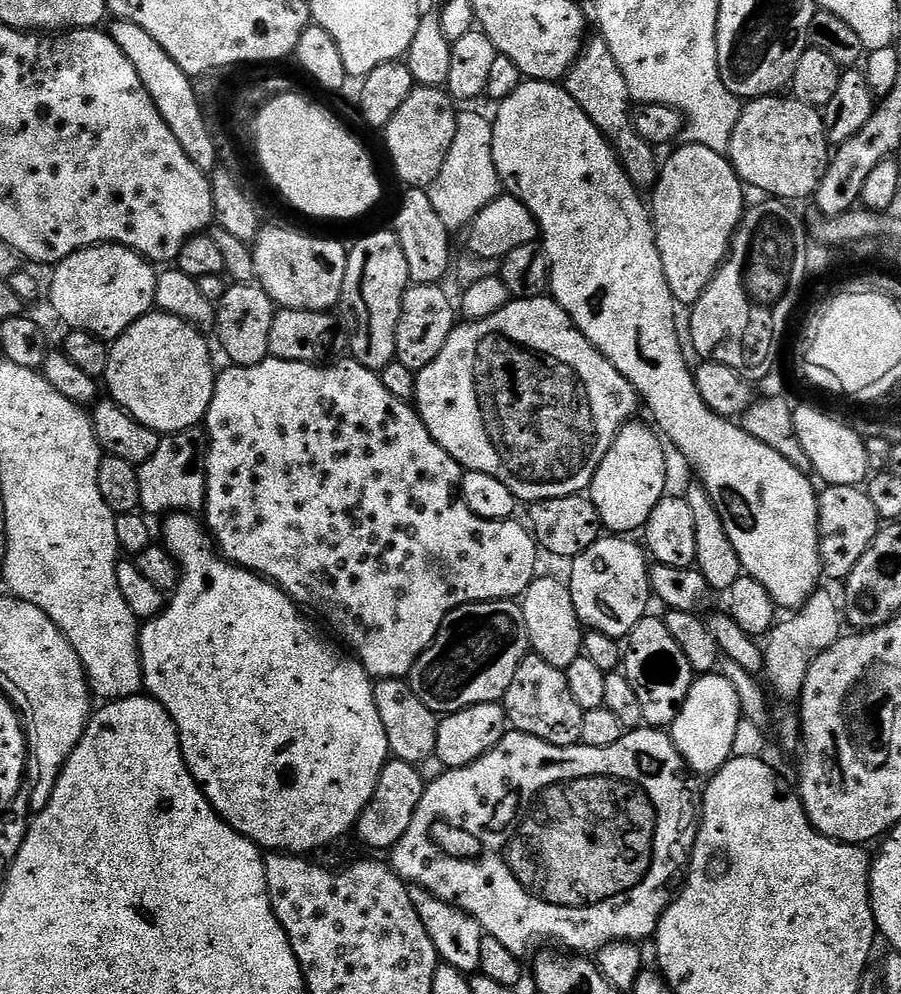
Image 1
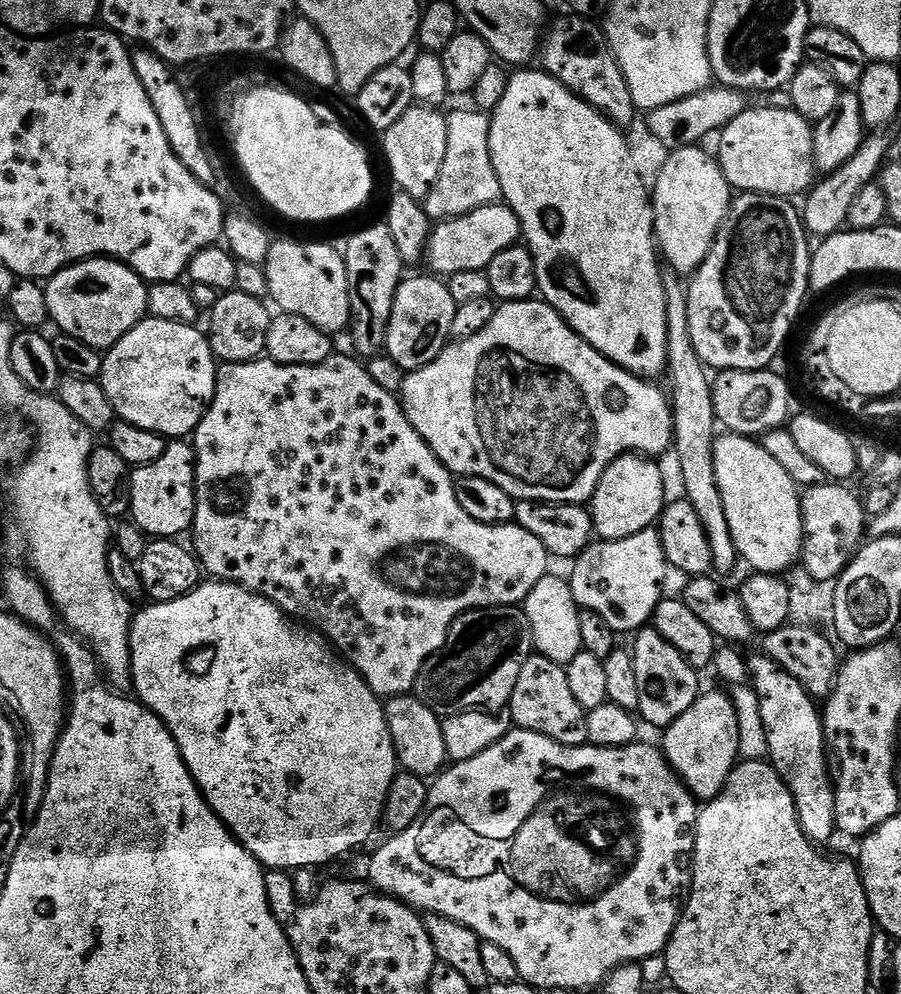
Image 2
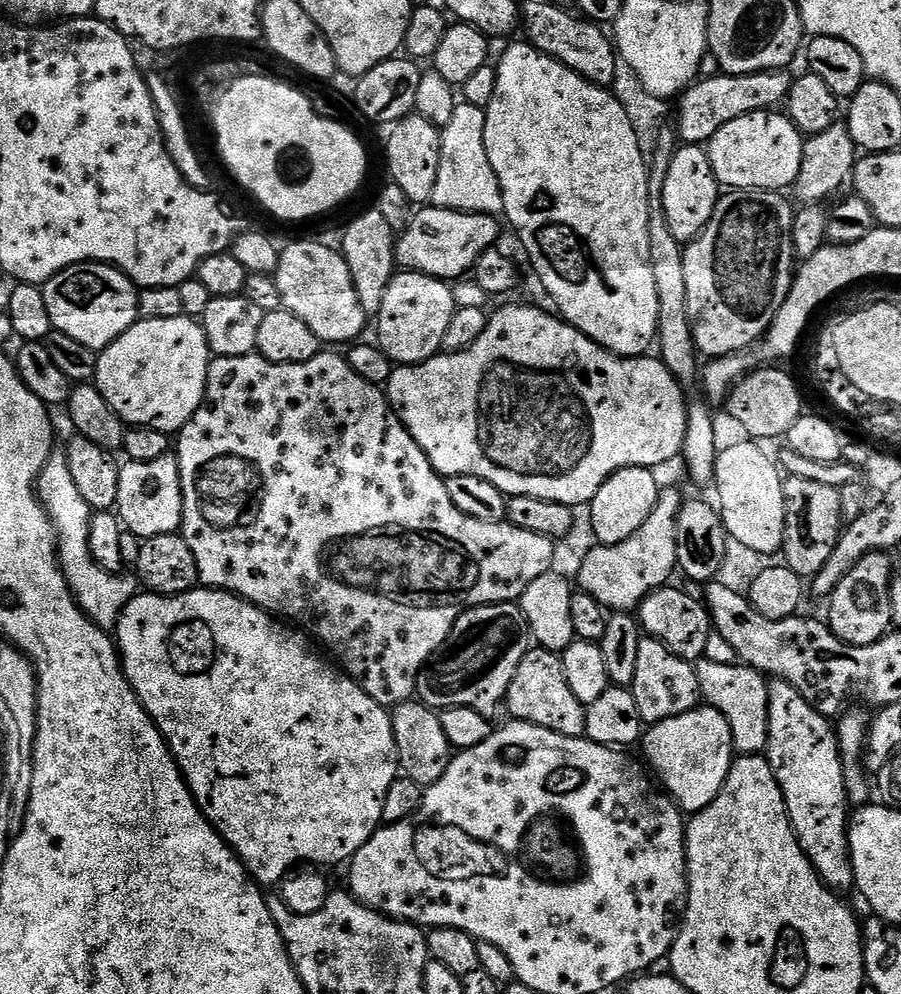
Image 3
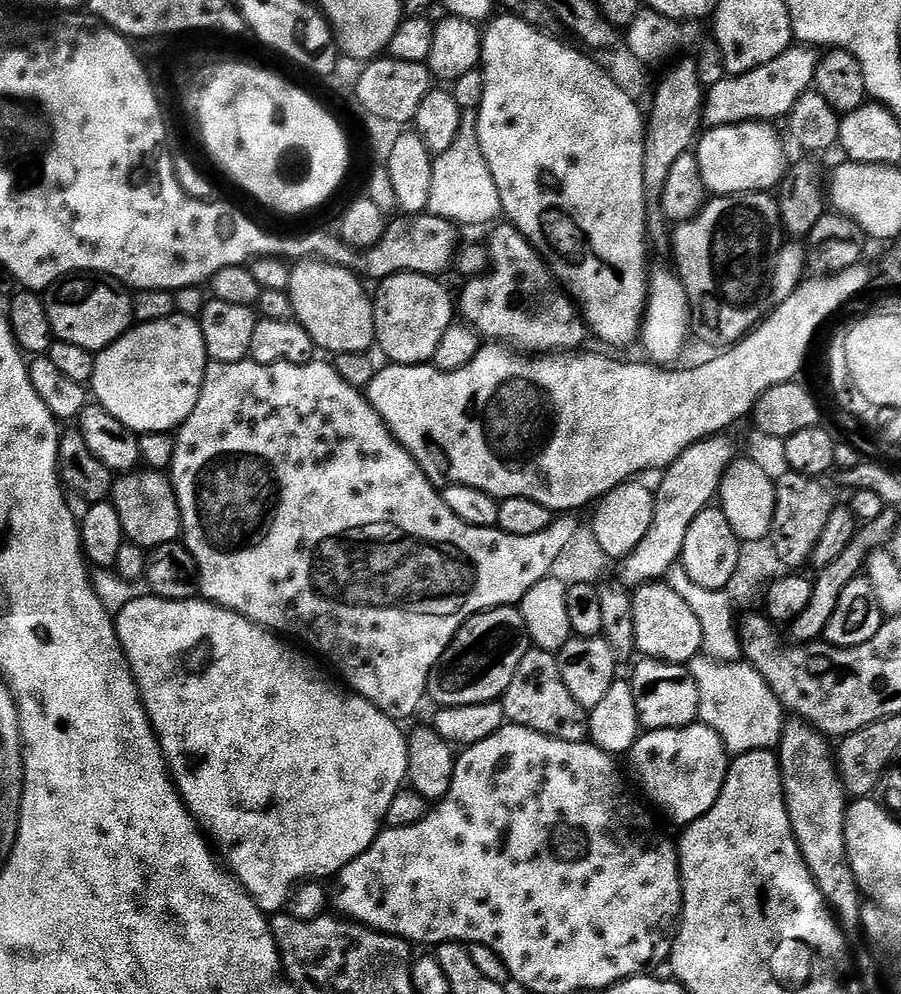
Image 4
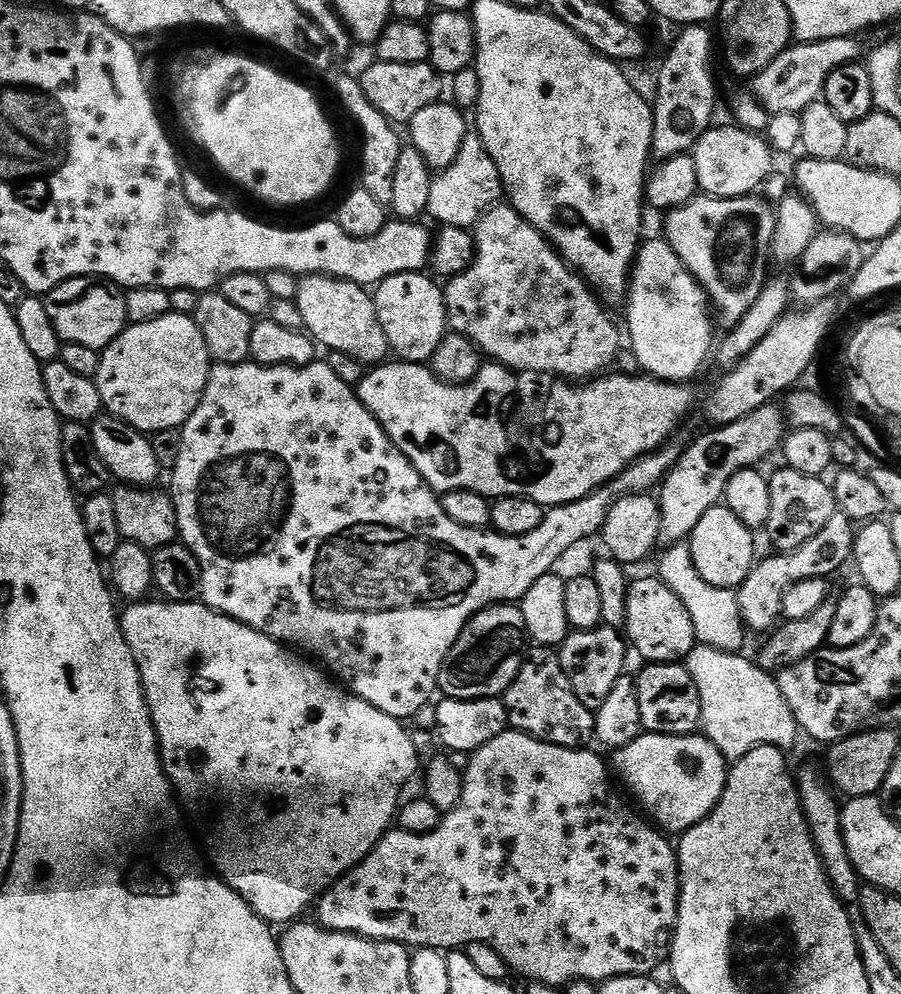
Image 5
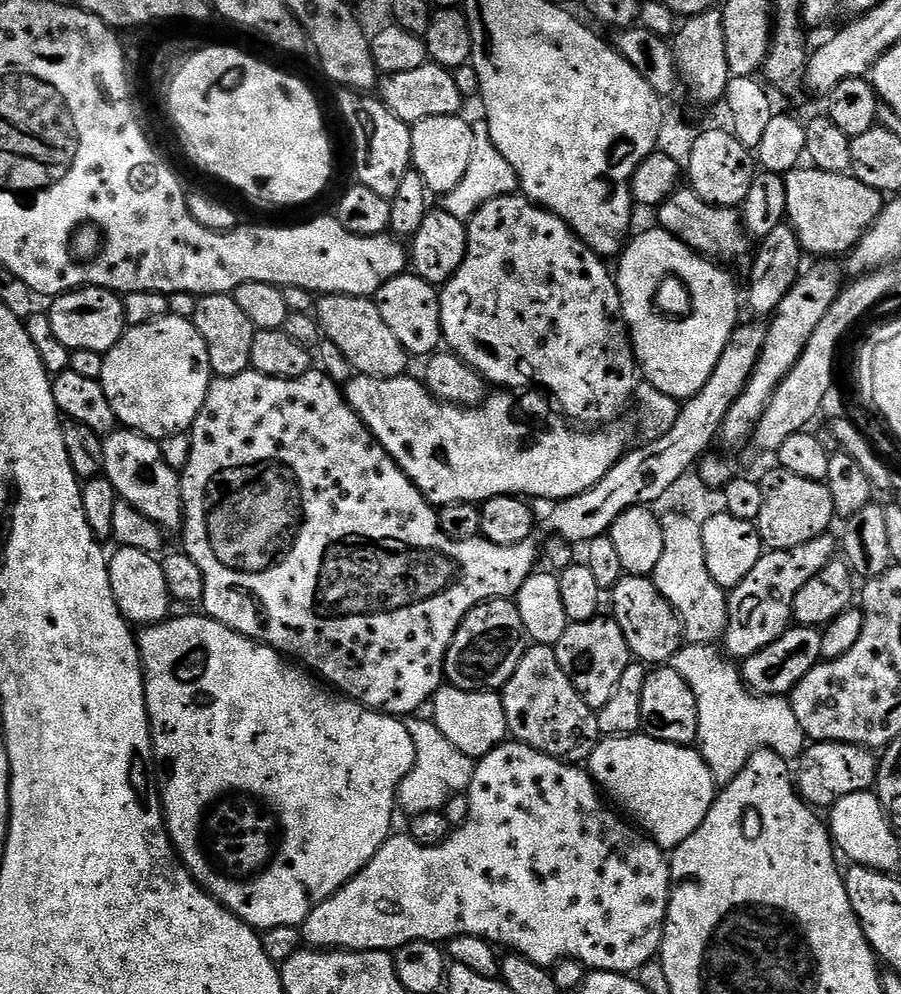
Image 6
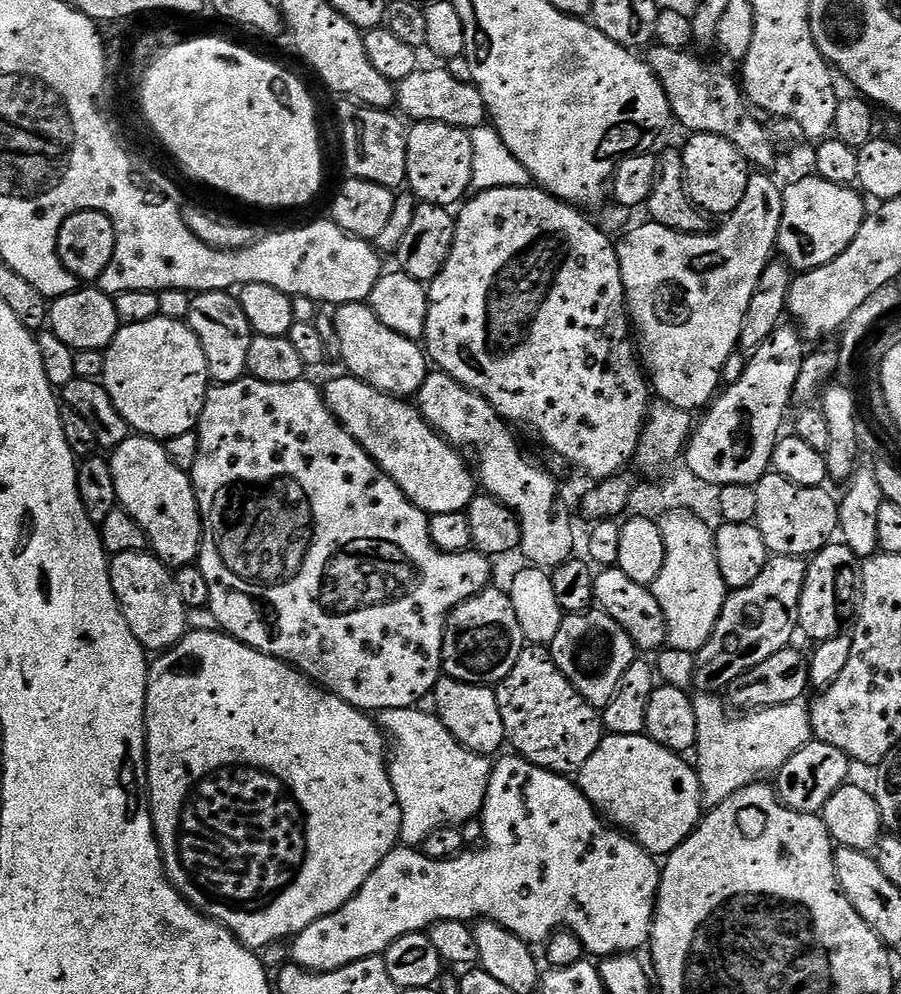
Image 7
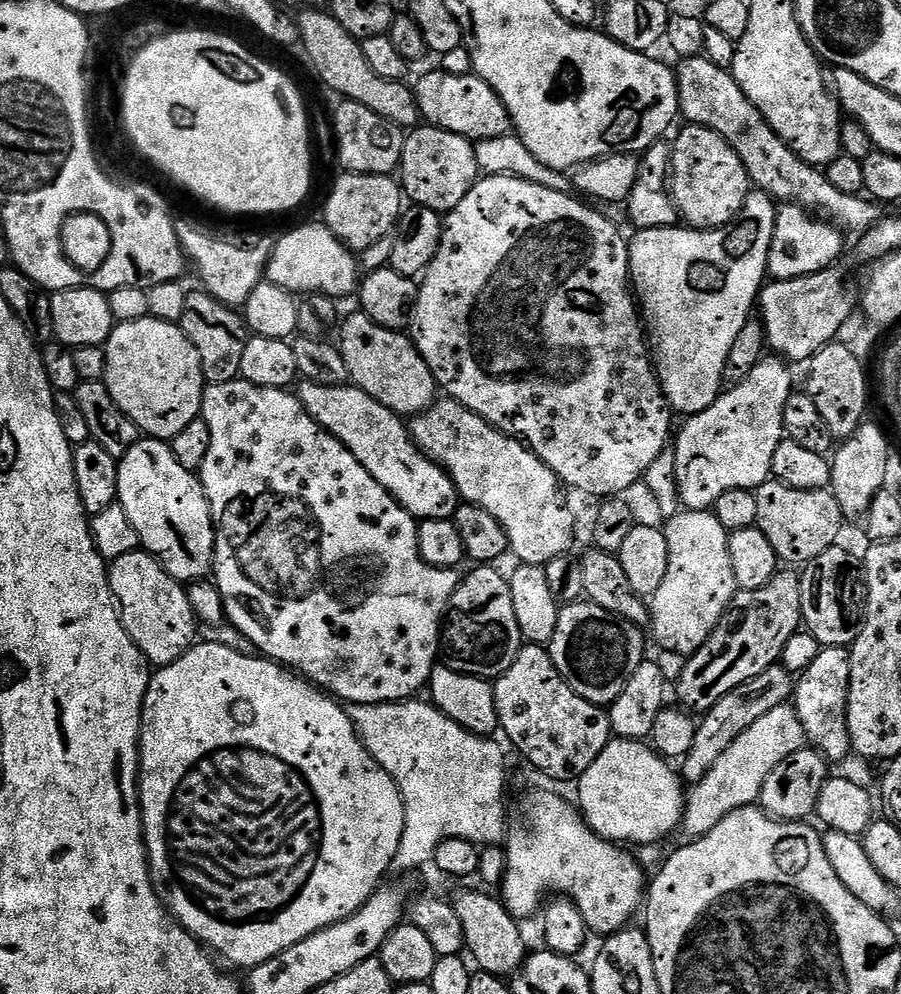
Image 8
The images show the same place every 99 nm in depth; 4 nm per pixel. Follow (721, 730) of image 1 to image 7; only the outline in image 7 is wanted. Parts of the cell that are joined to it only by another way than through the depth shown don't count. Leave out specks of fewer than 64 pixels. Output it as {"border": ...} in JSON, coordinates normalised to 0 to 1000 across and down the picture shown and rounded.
{"border":[[[718,738],[708,740],[671,739],[670,745],[655,759],[650,771],[642,779],[646,799],[657,808],[663,817],[669,819],[685,834],[691,835],[701,844],[729,863],[739,863],[771,835],[779,824],[777,784],[771,772],[764,769],[754,757],[745,757]]]}

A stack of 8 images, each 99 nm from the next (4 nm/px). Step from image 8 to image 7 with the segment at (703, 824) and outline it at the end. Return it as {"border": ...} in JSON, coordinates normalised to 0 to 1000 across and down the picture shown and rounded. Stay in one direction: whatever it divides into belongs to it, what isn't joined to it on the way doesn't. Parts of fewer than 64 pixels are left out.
{"border":[[[795,698],[774,699],[769,703],[768,709],[772,719],[770,757],[771,760],[777,760],[774,765],[770,765],[770,772],[777,784],[777,804],[787,814],[806,807],[815,799],[819,799],[819,795],[851,782],[848,781],[851,777],[852,780],[861,778],[869,769],[877,767],[877,763],[881,763],[881,759],[886,759],[886,755],[890,755],[890,751],[895,751],[903,742],[897,717],[898,709],[892,704],[882,704],[858,712],[840,712],[837,716],[812,718],[817,720],[808,720],[809,713],[806,711],[805,705]]]}

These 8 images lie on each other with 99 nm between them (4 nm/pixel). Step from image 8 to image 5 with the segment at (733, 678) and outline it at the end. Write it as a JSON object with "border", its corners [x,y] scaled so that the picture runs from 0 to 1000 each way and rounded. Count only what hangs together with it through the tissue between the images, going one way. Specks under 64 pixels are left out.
{"border":[[[929,514],[921,525],[917,525],[913,535],[909,539],[899,541],[890,550],[882,551],[880,555],[873,557],[856,557],[835,568],[832,577],[824,585],[817,601],[821,617],[826,623],[827,633],[852,638],[862,631],[867,623],[866,615],[868,614],[868,602],[870,595],[877,590],[881,590],[891,584],[899,581],[923,581],[923,578],[936,569],[937,563],[932,559],[910,559],[918,551],[937,551],[945,552],[948,546],[948,527],[936,515]]]}

